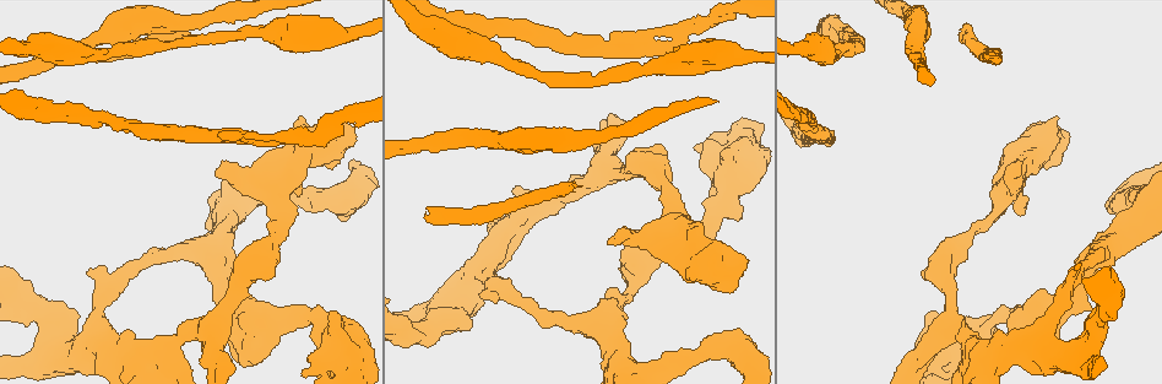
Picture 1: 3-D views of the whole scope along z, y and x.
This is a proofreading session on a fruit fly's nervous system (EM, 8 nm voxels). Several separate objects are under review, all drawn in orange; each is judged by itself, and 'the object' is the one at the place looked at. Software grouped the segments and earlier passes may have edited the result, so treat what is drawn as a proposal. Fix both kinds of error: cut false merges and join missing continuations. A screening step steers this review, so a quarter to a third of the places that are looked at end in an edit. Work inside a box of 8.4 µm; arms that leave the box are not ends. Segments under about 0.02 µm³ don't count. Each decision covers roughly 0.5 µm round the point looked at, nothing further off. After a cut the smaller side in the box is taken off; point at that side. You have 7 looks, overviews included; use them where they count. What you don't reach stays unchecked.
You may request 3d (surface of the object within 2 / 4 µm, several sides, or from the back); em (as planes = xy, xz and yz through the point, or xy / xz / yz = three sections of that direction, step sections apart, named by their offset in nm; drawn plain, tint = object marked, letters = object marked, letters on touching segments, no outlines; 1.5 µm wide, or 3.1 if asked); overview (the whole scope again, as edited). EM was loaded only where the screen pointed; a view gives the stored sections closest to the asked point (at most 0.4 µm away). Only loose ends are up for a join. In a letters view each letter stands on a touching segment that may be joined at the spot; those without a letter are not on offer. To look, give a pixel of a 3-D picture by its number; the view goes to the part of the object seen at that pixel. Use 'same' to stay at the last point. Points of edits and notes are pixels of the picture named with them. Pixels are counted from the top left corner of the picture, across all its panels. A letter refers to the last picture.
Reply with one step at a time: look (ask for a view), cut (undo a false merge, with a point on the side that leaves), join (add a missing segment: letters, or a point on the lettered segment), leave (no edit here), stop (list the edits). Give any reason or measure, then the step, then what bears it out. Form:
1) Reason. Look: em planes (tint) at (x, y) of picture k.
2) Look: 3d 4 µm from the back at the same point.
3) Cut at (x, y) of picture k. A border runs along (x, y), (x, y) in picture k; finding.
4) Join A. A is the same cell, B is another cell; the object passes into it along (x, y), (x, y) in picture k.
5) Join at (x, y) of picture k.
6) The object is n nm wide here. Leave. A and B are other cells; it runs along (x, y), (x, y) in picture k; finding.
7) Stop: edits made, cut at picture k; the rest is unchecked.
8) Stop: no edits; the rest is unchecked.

Free end. Look: 3d 4 µm at (253, 366) of picture 1.

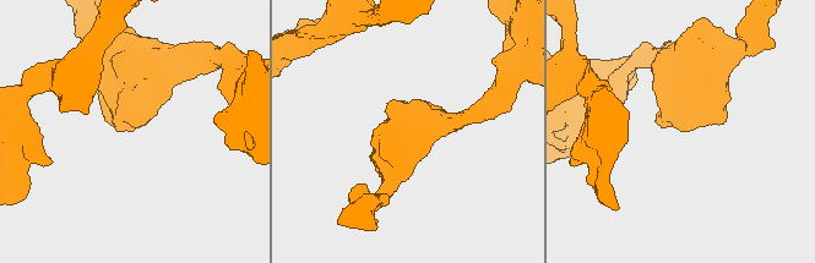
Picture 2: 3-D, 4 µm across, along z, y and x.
Now the EM. Look: em 3.1 µm planes (tint) at (131, 129) of picture 2.

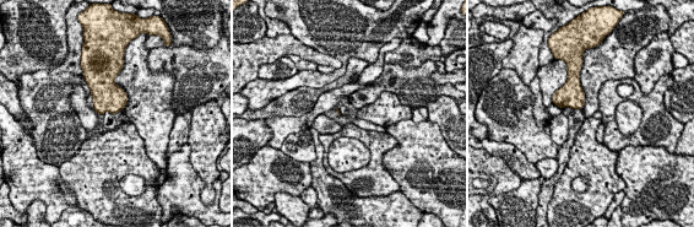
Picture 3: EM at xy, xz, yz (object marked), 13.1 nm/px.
What lies round it. Look: em 3.1 µm planes (letters) at the same point.

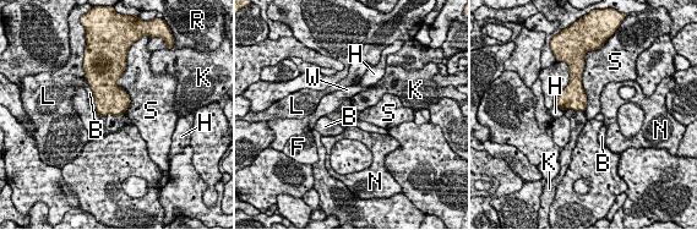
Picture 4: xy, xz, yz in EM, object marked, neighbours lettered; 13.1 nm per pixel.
Leave. B, F, H, K, L, N, R, S and W are other cells; a border runs along (123, 71), (125, 111) in picture 4; no lettered segment goes on from it.

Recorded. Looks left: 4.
Branch stops here. Look: em yz step 8 (letters) at (626, 323) of picture 1.

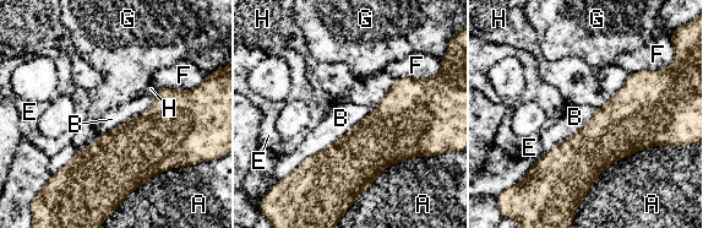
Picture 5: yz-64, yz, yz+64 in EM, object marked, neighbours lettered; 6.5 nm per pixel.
Look: em planes (letters) at the same point.

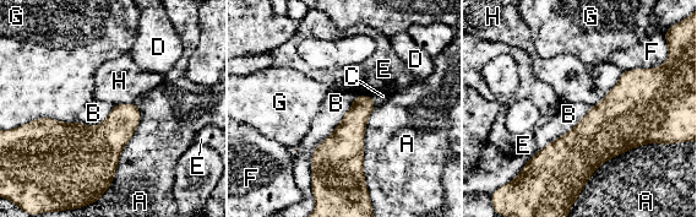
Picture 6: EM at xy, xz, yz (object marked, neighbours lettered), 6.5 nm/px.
Leave. A, B, C, D, E, F, G and H are other cells; a border runs along (370, 96), (376, 106) in picture 6; none of them fits.

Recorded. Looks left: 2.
Look: em planes (letters) at (612, 240) of picture 1.

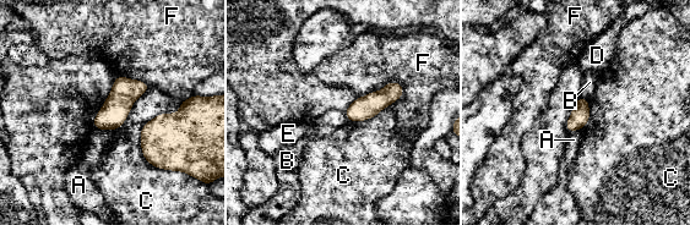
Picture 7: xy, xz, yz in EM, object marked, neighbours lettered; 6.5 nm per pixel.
Leave. A, B, C, D, E and F are other cells; none of them fits.

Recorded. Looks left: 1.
Stop: no edits; the rest is unchecked.

